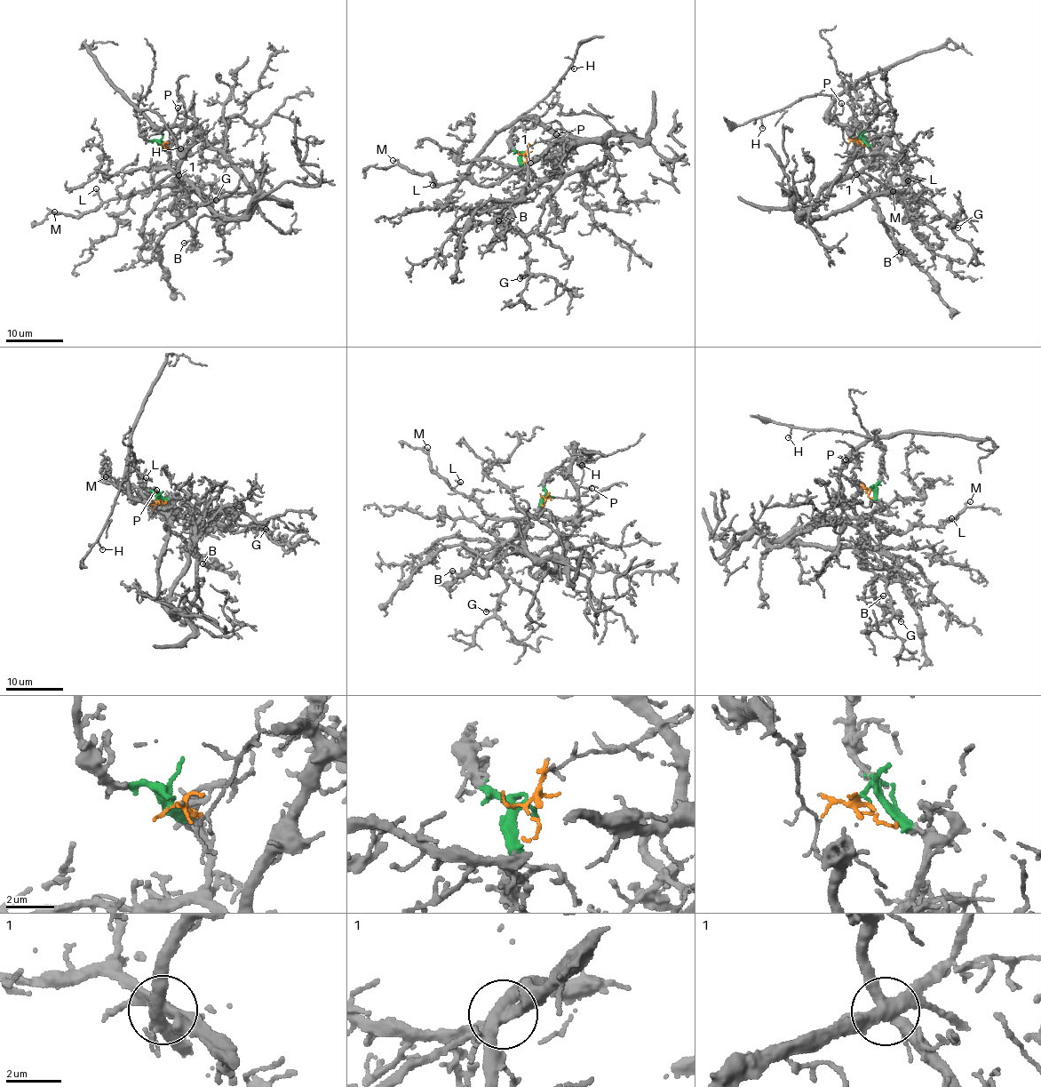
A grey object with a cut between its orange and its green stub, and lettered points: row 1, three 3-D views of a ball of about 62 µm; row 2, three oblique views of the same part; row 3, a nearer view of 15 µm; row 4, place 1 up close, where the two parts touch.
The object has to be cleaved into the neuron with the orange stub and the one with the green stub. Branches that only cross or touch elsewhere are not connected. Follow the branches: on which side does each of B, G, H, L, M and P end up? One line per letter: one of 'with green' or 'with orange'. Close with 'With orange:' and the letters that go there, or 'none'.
B: with orange
G: with green
H: with orange
L: with green
M: with green
P: with orange
With orange: B, H, P

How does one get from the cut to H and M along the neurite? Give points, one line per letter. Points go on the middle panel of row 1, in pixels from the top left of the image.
H: (522, 155), (527, 147), (554, 135), (536, 118), (524, 115), (573, 64), (574, 68)
M: (522, 155), (520, 171), (523, 168), (485, 186), (457, 178), (438, 183), (393, 161)

